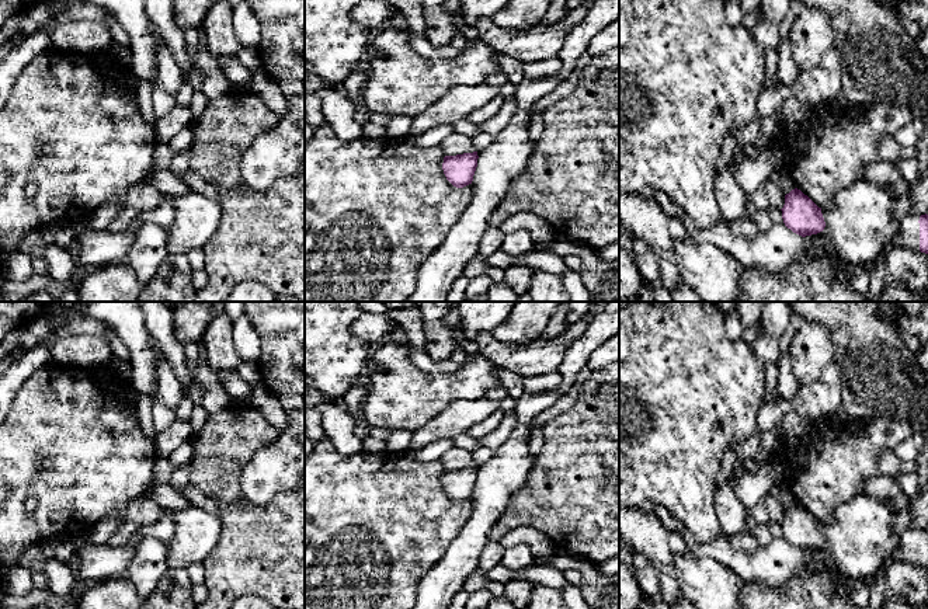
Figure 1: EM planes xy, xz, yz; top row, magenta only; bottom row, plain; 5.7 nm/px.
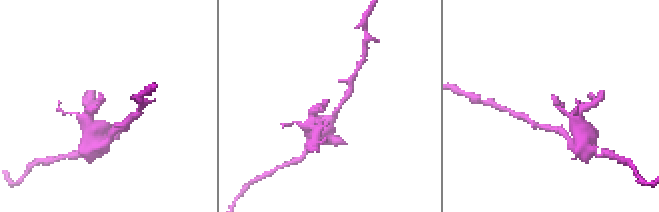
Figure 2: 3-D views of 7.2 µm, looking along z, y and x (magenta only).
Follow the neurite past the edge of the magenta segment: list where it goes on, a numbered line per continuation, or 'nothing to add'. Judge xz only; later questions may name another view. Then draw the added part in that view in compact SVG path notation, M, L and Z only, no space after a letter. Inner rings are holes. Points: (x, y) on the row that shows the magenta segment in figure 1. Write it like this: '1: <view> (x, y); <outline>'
nothing to add

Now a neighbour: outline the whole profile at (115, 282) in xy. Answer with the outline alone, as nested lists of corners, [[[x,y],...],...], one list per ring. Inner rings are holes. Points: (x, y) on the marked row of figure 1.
[[[108,264],[81,276],[79,302],[138,302],[140,290],[129,264]]]

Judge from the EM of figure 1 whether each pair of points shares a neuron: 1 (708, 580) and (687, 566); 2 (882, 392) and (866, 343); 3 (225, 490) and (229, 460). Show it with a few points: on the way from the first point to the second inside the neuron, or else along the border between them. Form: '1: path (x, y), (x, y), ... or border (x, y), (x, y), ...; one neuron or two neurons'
1: path (702, 580), (692, 571); one neuron
2: path (882, 379), (882, 372), (871, 355); one neuron
3: path (225, 483), (225, 467); one neuron

